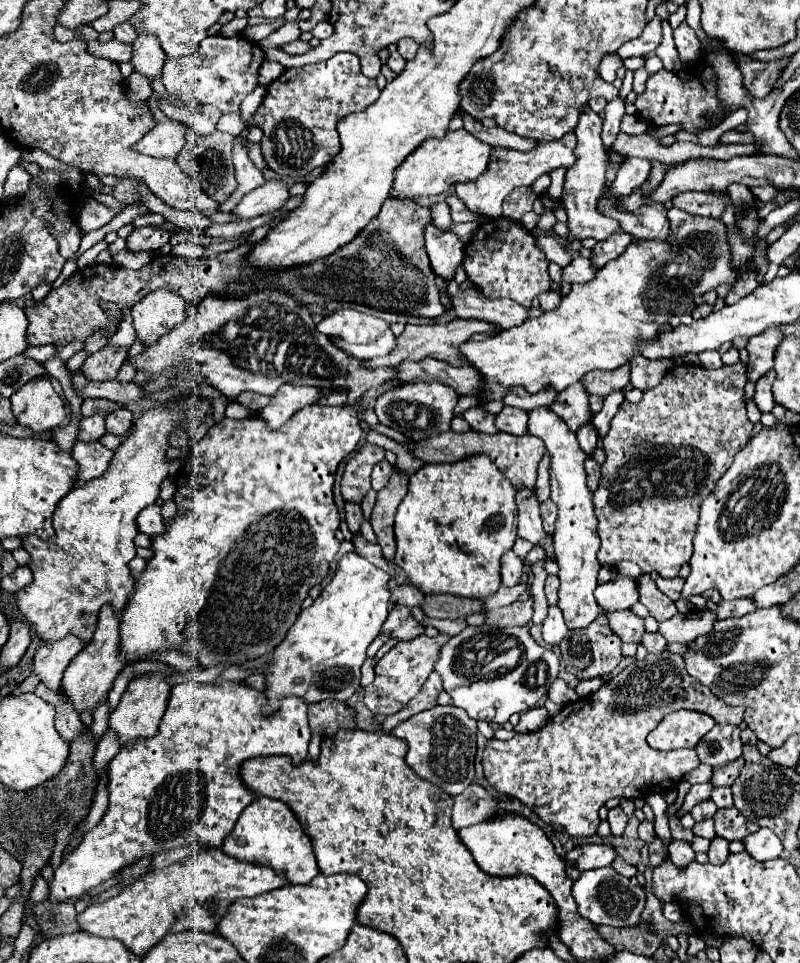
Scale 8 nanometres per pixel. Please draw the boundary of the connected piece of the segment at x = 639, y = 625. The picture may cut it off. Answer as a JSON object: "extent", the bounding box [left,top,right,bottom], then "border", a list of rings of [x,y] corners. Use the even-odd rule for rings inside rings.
{"extent":[605,610,645,642],"border":[[[615,610],[615,612],[605,612],[609,626],[621,636],[623,642],[641,642],[641,636],[645,632],[643,618],[635,616],[631,610]]]}

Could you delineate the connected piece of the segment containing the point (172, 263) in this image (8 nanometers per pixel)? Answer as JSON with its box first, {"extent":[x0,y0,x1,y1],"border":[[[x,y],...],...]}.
{"extent":[25,196,445,346],"border":[[[389,196],[383,204],[383,210],[379,212],[377,218],[373,218],[373,222],[363,228],[357,238],[353,238],[349,244],[345,244],[343,248],[339,248],[337,252],[333,252],[331,256],[323,258],[323,260],[315,260],[311,264],[303,264],[303,266],[293,266],[293,268],[277,268],[277,270],[265,270],[265,268],[255,268],[247,264],[249,252],[253,250],[255,244],[245,242],[241,246],[237,246],[235,250],[223,252],[219,256],[213,258],[183,258],[183,256],[173,256],[173,254],[163,254],[163,256],[155,256],[155,260],[151,260],[147,266],[143,266],[141,270],[129,270],[129,268],[117,268],[113,264],[93,264],[87,266],[87,276],[85,270],[77,270],[63,286],[51,290],[41,302],[37,302],[37,306],[33,308],[25,308],[27,318],[29,318],[29,328],[27,328],[27,342],[29,346],[39,346],[39,344],[69,344],[73,340],[85,342],[89,336],[93,336],[95,332],[101,332],[103,336],[115,334],[115,330],[121,324],[121,316],[109,316],[101,306],[99,300],[107,300],[107,302],[115,302],[119,312],[123,314],[125,308],[133,308],[143,296],[147,296],[149,292],[155,292],[159,288],[171,290],[175,294],[179,294],[187,304],[191,304],[193,308],[197,306],[199,300],[207,298],[207,296],[221,296],[221,298],[239,298],[239,296],[247,296],[253,292],[263,292],[263,290],[279,290],[291,298],[295,298],[301,304],[325,304],[325,302],[357,302],[369,308],[377,308],[383,312],[399,312],[399,314],[411,314],[411,316],[425,316],[425,318],[437,318],[445,312],[441,300],[439,300],[439,288],[435,286],[435,274],[431,270],[427,252],[425,252],[425,244],[423,244],[423,226],[431,222],[429,216],[429,208],[419,206],[413,200],[405,200],[405,198],[397,198],[397,196]]]}

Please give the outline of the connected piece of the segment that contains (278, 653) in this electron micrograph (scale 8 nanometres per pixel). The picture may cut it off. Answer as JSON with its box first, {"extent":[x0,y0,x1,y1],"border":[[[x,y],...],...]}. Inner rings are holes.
{"extent":[265,552,391,710],"border":[[[347,552],[339,560],[337,572],[331,582],[321,590],[319,598],[301,610],[297,622],[287,632],[285,640],[277,646],[269,670],[265,674],[269,700],[267,710],[277,710],[279,700],[285,696],[301,696],[309,704],[319,700],[347,700],[359,688],[361,664],[369,644],[379,636],[381,624],[391,606],[391,576],[371,564],[361,554]]]}

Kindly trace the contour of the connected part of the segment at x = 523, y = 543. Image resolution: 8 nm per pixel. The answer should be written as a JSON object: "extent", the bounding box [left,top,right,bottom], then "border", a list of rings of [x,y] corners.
{"extent":[513,537,534,573],"border":[[[519,537],[516,538],[515,543],[513,545],[513,551],[523,560],[524,564],[524,573],[530,573],[530,566],[526,560],[527,553],[534,547],[534,544],[531,542],[521,539]]]}

